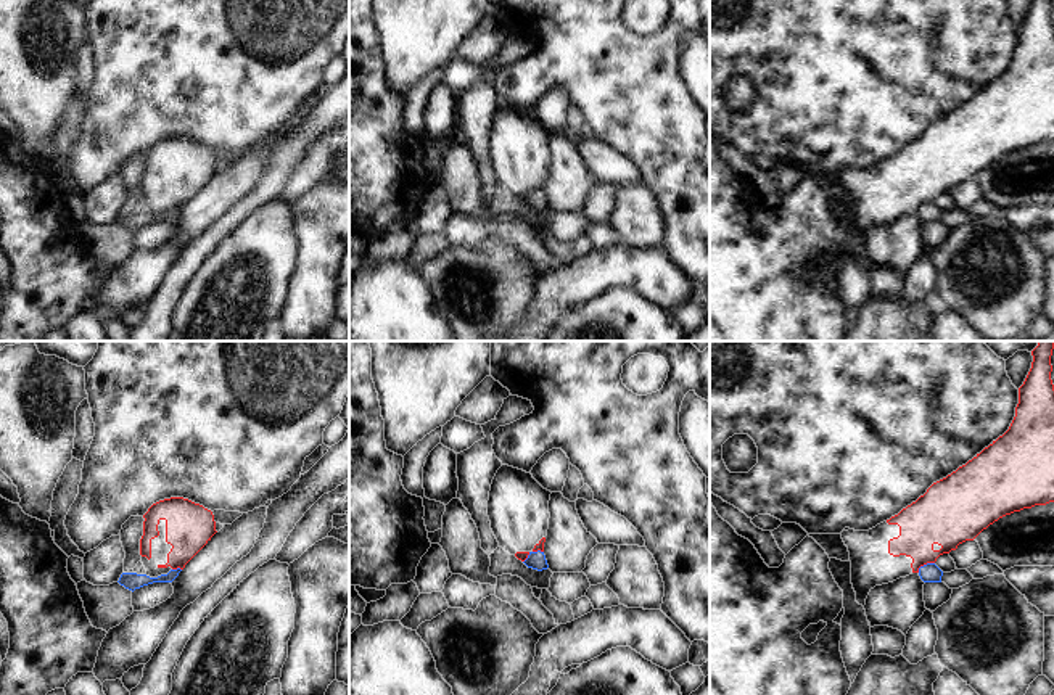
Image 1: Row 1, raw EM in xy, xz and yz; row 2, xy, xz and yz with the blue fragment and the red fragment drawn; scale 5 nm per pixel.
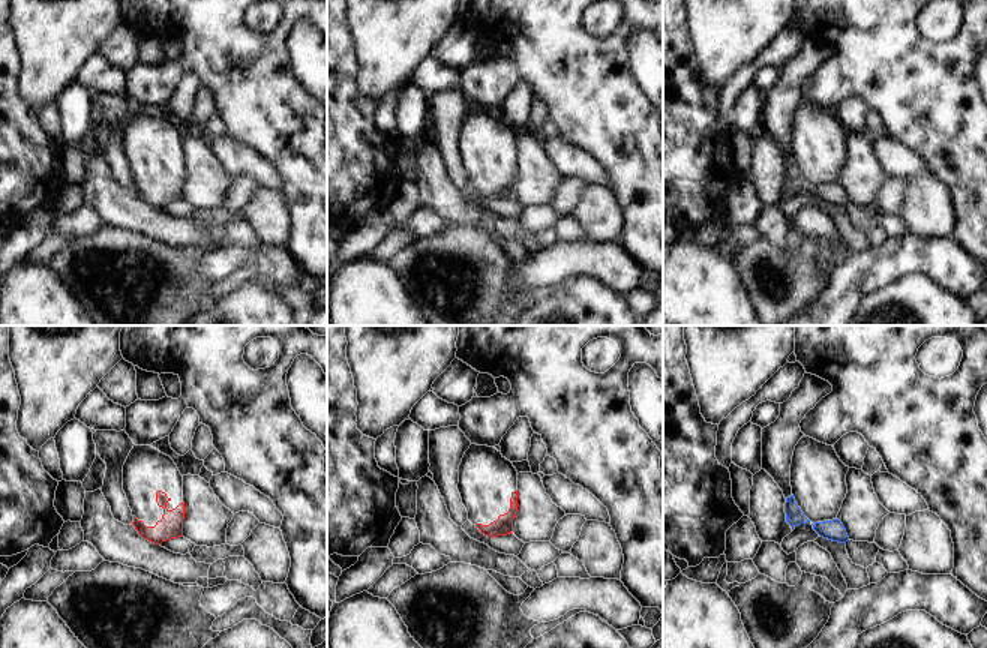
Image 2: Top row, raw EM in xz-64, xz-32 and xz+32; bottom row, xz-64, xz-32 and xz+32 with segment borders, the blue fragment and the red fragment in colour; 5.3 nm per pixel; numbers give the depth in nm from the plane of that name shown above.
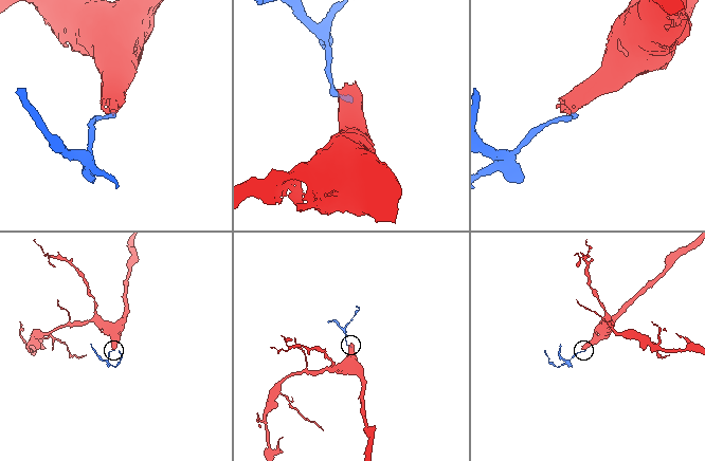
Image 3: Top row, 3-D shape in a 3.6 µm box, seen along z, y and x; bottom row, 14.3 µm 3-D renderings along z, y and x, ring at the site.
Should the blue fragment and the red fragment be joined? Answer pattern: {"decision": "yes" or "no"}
{"decision": "no"}

